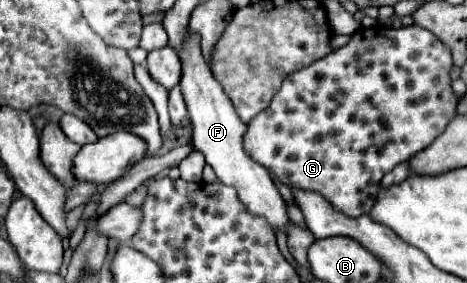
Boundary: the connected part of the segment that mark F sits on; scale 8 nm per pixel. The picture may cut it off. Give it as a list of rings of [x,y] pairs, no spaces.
[[[186,29],[184,43],[178,49],[178,57],[182,61],[182,77],[180,77],[180,89],[188,107],[188,115],[192,121],[192,143],[194,147],[206,157],[206,163],[214,169],[218,181],[222,181],[228,187],[234,187],[238,191],[240,201],[248,207],[252,215],[262,215],[272,229],[286,229],[288,225],[288,213],[286,203],[282,195],[278,193],[276,185],[270,179],[270,173],[266,167],[256,163],[244,149],[244,133],[246,123],[240,121],[240,117],[234,111],[232,101],[220,87],[218,79],[210,71],[202,51],[200,51],[200,37]]]

